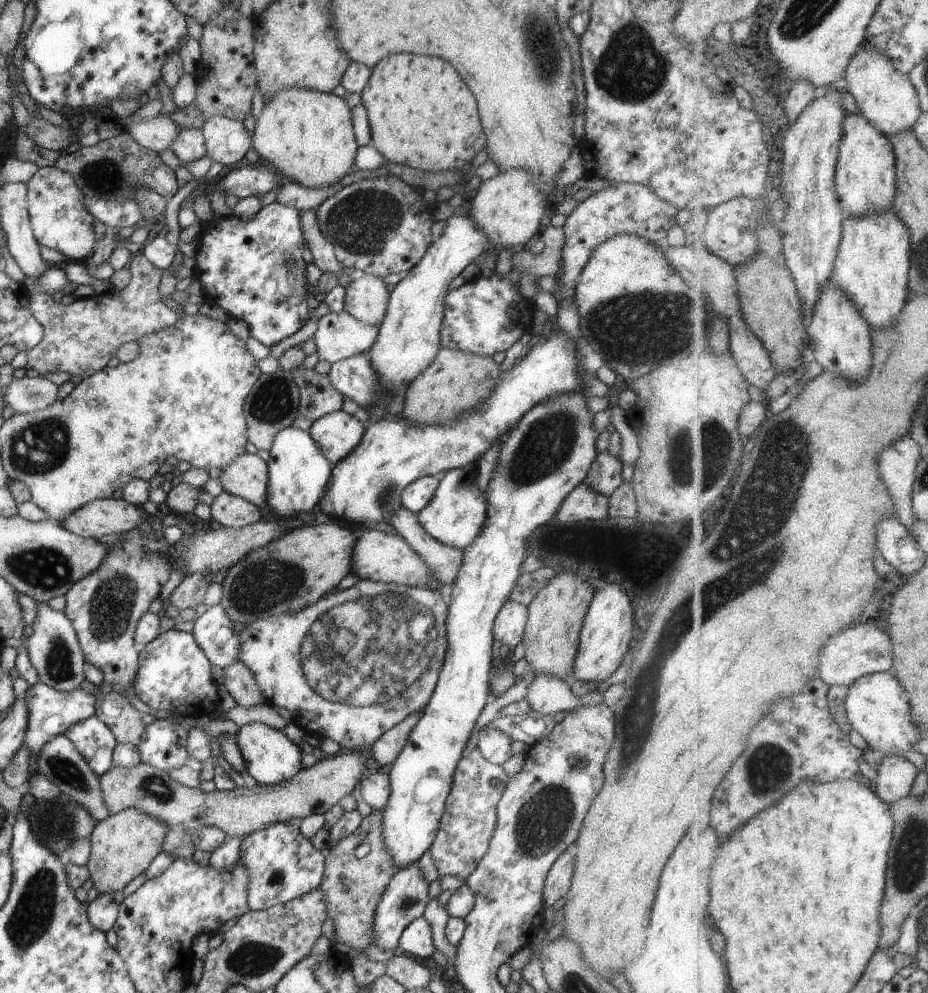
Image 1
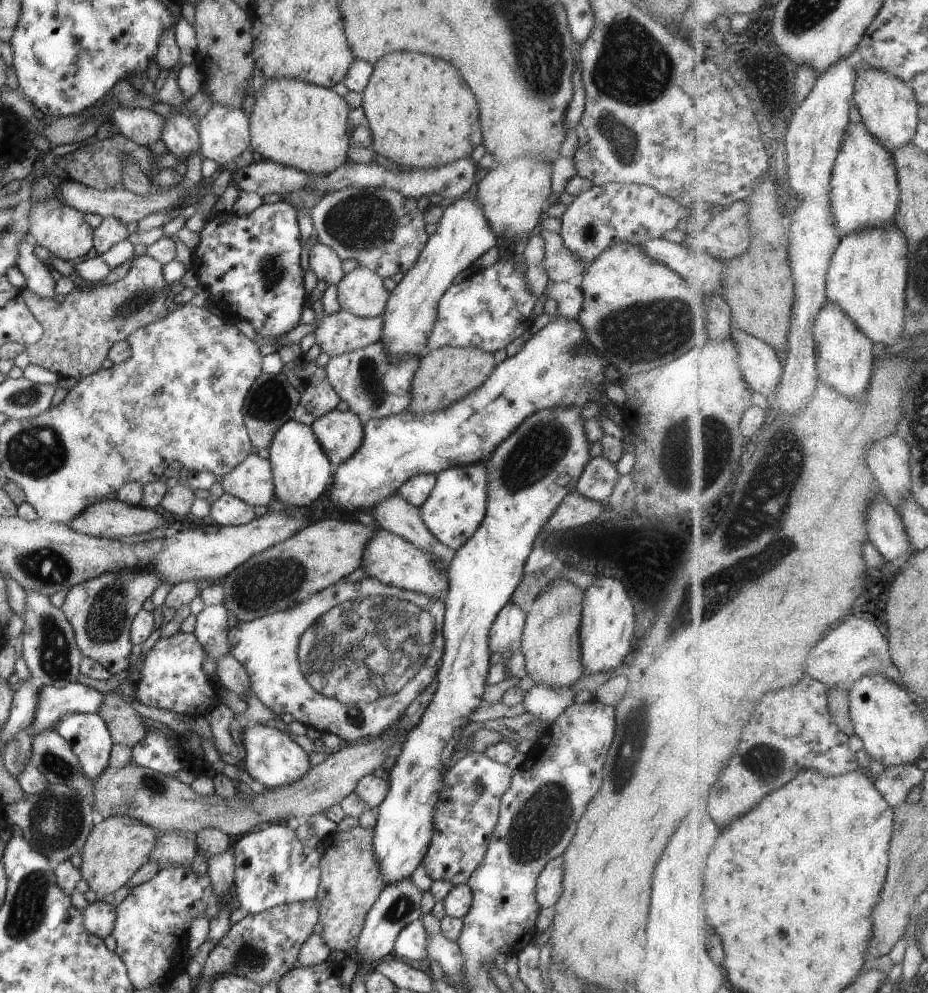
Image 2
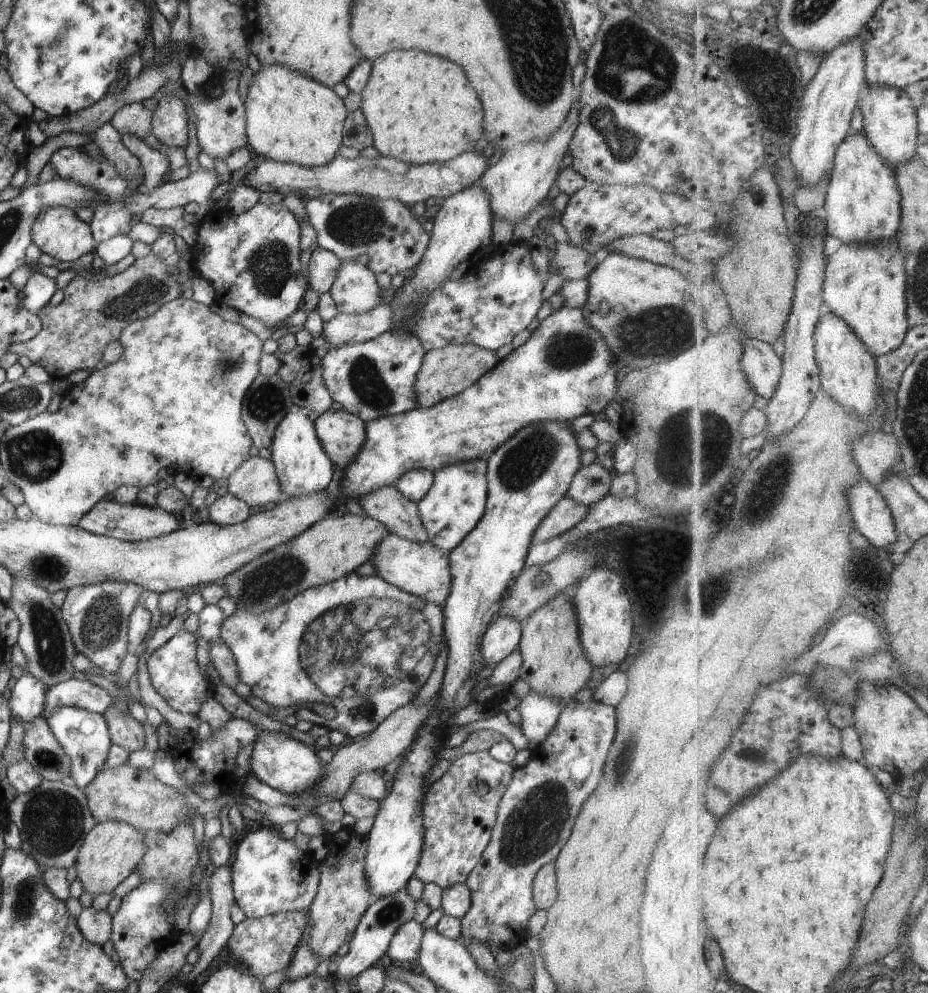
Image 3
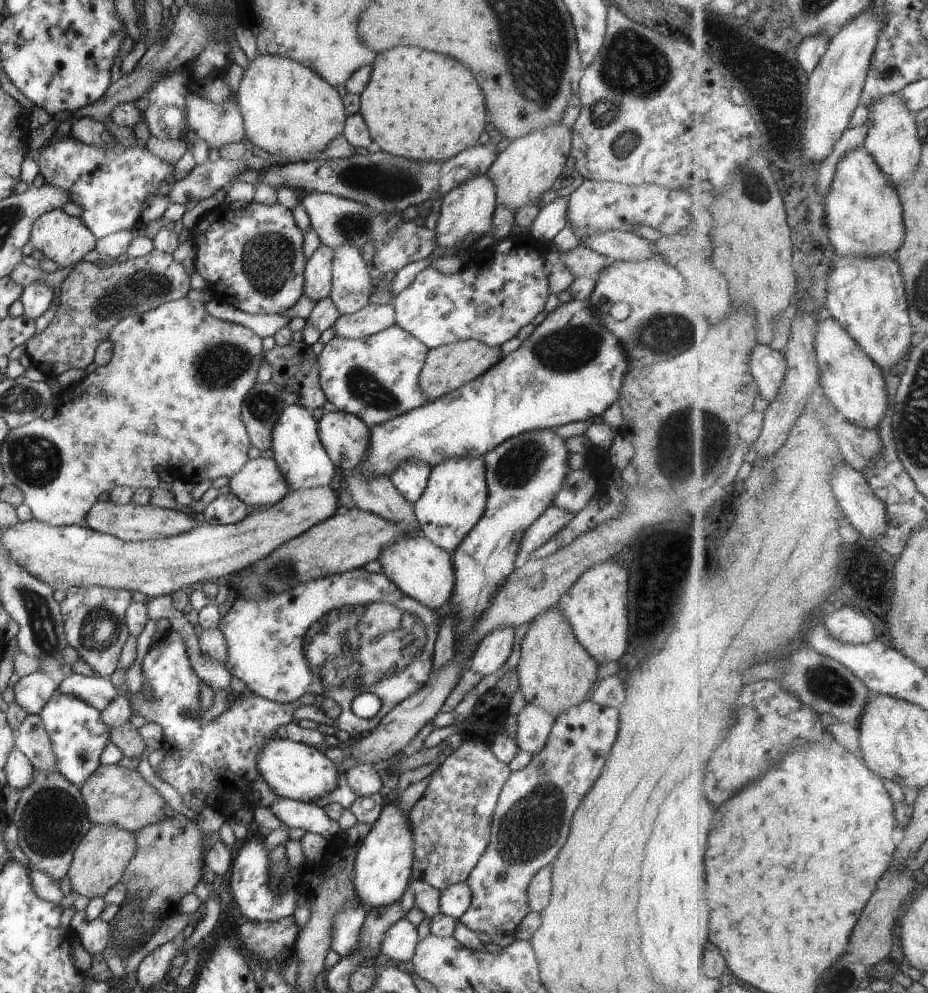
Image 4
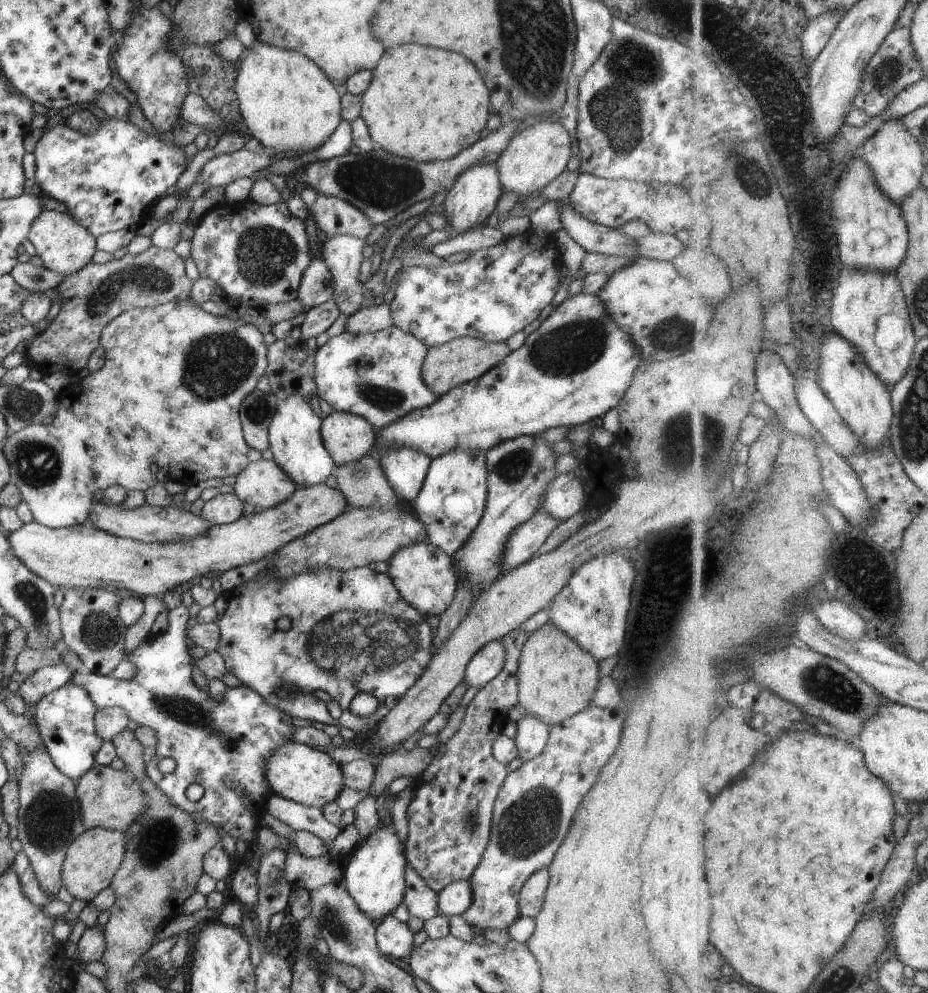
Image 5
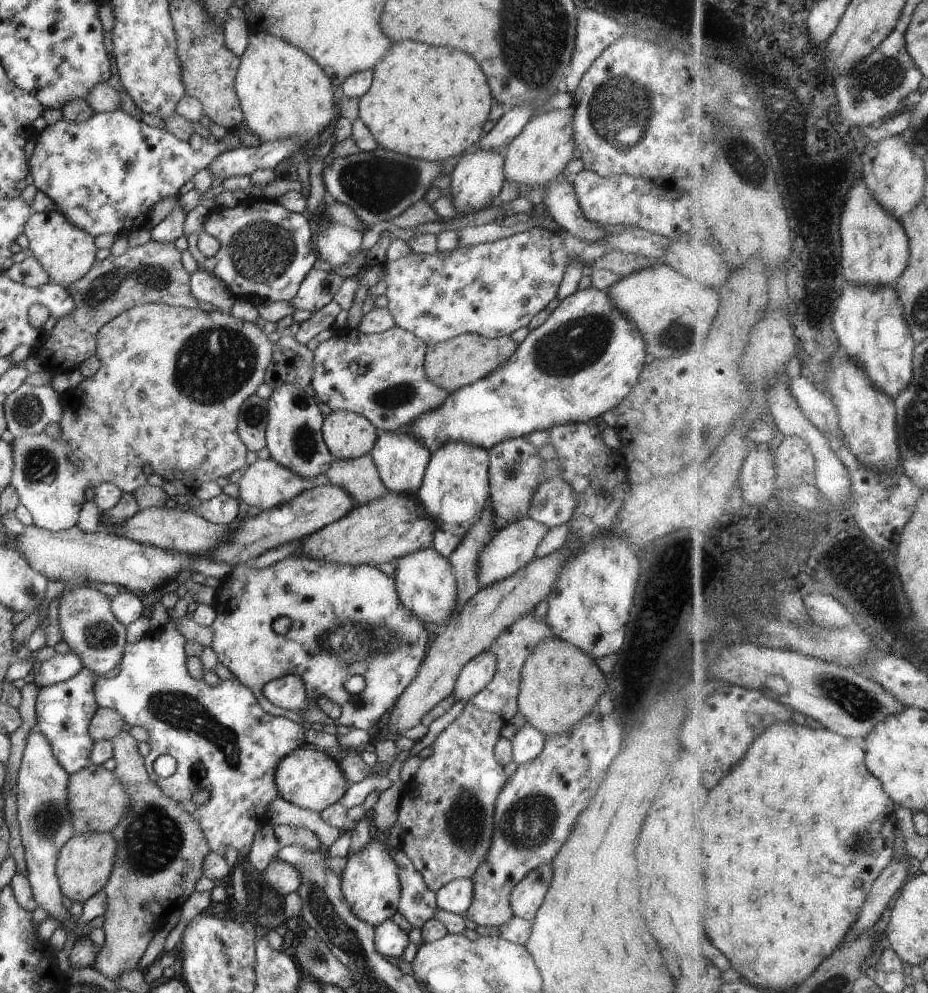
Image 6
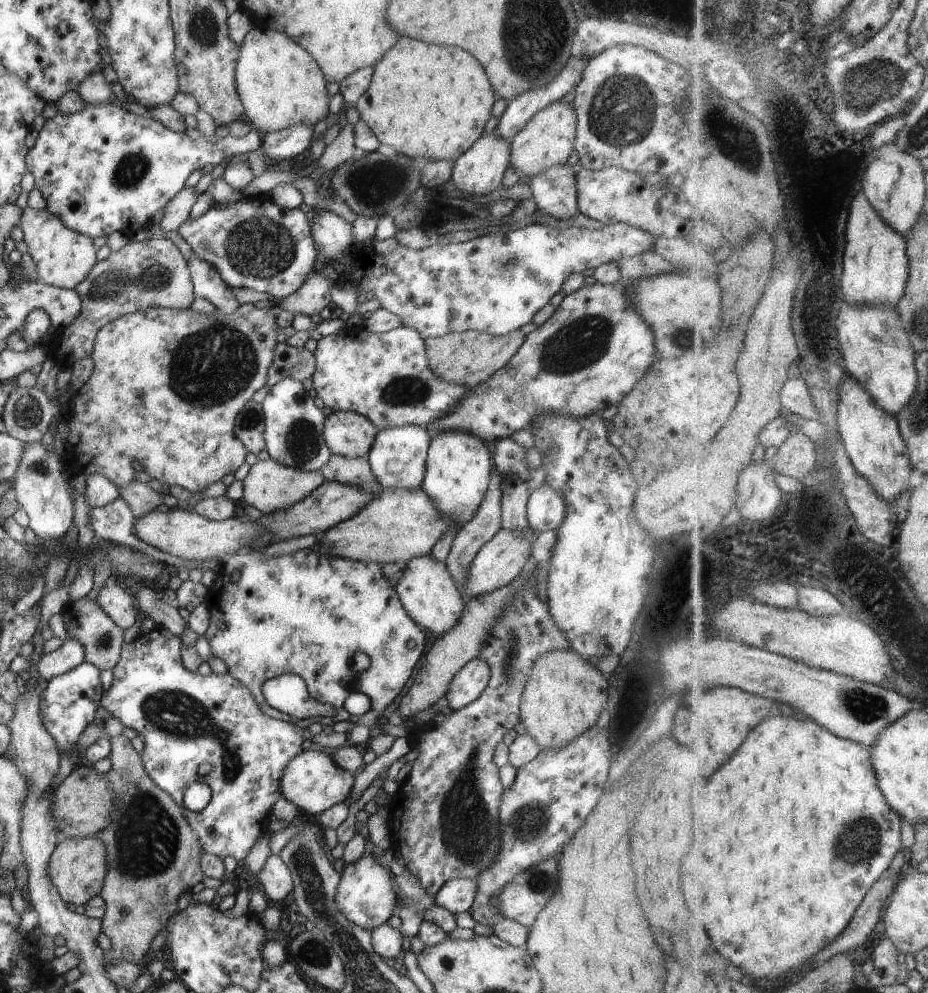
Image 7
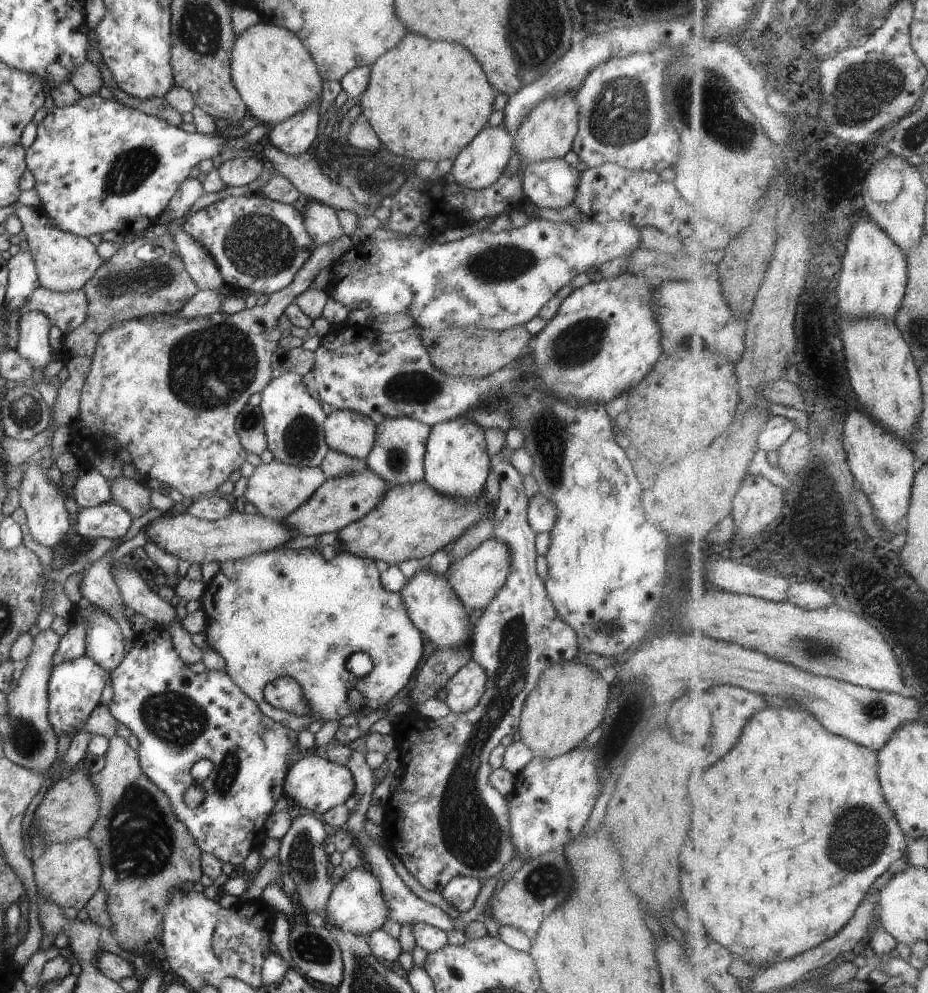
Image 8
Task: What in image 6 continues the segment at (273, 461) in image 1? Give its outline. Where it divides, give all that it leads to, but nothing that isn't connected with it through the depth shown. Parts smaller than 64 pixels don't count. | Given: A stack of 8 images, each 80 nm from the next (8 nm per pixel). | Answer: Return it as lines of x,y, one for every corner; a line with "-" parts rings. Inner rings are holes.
280,384
268,398
265,442
270,457
296,475
312,479
325,474
335,460
321,434
323,416
310,394
295,385

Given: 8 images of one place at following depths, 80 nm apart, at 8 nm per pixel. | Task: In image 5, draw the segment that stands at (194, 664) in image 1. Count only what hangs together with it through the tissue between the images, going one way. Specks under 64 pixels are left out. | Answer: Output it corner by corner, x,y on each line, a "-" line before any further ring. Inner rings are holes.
183,605
167,610
168,628
162,633
150,635
124,658
135,665
135,677
131,682
116,680
107,675
73,672
67,683
82,688
98,708
120,706
127,718
137,725
149,726
156,732
155,754
147,762
146,775
165,796
181,810
193,814
198,820
205,820
216,826
218,837
229,834
237,840
242,838
245,844
255,837
259,815
265,810
267,796
272,794
264,775
266,758
280,744
291,740
294,724
292,718
282,710
267,704
256,692
245,685
227,687
221,702
211,702
208,692
197,688
192,679
192,664
188,656
186,642
186,622
189,618
-
169,757
174,760
172,772
159,773
157,762
-
195,782
204,789
203,796
197,802
189,802
185,797
187,785

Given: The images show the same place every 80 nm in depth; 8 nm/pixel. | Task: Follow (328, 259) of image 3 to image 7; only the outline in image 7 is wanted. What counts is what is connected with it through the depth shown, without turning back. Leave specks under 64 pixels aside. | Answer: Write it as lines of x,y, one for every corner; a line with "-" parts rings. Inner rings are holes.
313,272
306,276
303,284
289,296
278,300
277,306
283,311
290,312
292,315
318,314
318,312
331,301
331,288
334,286
330,278
320,272

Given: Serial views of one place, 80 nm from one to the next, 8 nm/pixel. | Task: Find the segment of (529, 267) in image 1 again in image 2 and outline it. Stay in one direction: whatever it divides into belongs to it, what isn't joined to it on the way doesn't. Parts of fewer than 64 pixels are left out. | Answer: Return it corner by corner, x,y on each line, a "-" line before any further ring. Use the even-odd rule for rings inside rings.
541,229
539,236
545,238
547,241
541,264
549,281
567,281
571,276
579,276
579,274
582,274
589,263
579,261
574,255
572,255
569,250
563,246
562,238
557,233
547,231
547,229

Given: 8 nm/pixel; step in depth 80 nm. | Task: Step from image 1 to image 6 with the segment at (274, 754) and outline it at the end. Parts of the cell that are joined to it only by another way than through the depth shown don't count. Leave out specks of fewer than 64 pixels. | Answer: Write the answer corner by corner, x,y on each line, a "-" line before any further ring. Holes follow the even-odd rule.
301,745
278,760
273,780
283,800
318,813
341,798
349,786
336,760
321,750
302,748

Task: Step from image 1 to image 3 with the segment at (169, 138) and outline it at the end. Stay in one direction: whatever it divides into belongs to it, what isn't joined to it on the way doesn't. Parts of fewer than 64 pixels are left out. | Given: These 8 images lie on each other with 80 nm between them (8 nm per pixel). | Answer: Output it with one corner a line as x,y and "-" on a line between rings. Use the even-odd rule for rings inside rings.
131,103
116,110
109,120
109,123
119,134
133,134
143,140
143,137
150,134
152,112
143,107
141,103

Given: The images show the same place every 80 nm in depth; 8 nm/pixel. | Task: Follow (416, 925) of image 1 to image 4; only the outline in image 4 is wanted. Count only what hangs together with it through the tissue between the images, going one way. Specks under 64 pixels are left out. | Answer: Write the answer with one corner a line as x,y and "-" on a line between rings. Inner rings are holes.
401,917
386,930
380,944
380,952
399,962
411,960
419,939
415,926

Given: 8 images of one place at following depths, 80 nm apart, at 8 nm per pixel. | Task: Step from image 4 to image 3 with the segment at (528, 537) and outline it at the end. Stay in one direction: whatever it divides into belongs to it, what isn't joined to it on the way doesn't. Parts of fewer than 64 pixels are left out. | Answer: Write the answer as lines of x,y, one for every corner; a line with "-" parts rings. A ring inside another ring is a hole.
561,497
551,510
541,519
531,535
530,544
545,542
573,528
587,514
588,506
575,502
572,498

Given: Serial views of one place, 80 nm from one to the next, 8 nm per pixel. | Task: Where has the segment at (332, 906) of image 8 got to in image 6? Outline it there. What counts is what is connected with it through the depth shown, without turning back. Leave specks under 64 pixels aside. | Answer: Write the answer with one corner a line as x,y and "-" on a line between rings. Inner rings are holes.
372,838
361,850
347,856
339,877
345,902
359,920
375,926
398,912
398,866
389,847
385,847
378,839

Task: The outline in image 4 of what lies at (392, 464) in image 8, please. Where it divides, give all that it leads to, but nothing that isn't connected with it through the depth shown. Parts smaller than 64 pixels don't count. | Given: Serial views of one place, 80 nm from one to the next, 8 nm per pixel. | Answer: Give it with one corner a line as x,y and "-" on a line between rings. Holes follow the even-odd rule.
404,461
388,476
395,490
413,504
426,487
430,466
419,461

